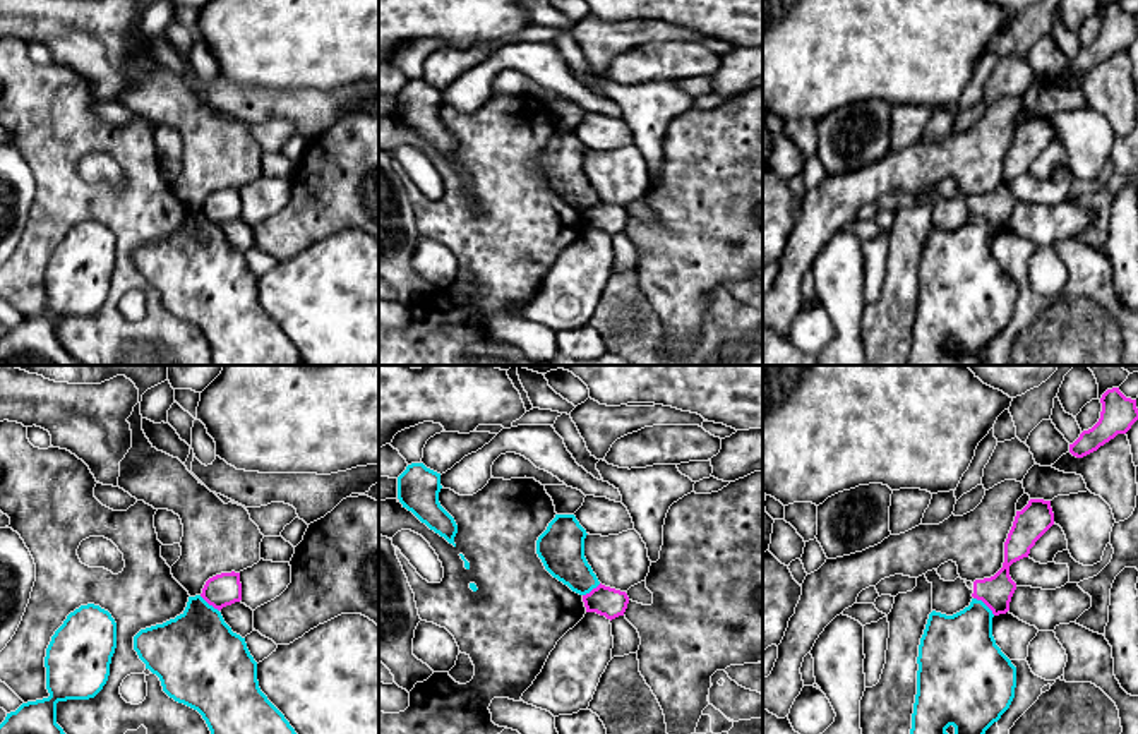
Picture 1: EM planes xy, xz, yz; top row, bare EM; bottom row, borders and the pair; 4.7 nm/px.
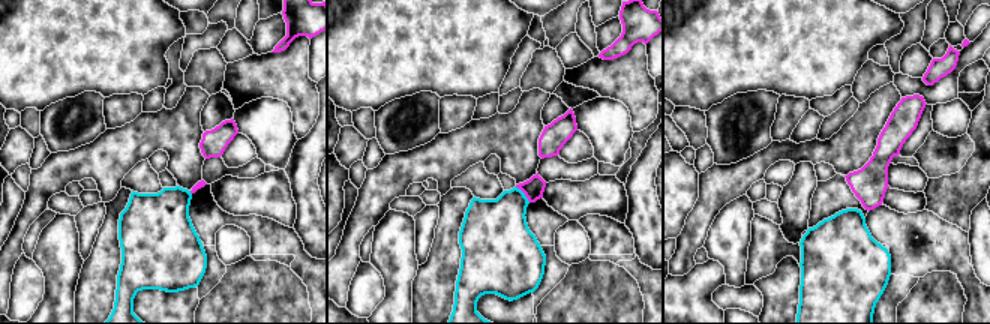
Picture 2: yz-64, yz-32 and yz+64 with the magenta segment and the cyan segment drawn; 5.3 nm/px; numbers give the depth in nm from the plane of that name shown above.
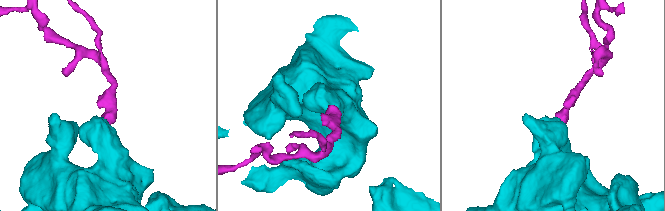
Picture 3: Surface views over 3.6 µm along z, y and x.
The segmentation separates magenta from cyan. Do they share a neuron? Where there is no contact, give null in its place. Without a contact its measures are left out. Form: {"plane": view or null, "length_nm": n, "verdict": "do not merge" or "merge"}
{"plane": "yz", "length_nm": 130, "verdict": "do not merge"}

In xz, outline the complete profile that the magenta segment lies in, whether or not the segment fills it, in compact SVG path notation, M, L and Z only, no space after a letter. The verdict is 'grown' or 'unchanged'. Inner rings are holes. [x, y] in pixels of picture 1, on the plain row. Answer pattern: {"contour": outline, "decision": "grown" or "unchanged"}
{"contour": "M600 199L590 209L583 211L583 218L586 228L596 228L612 237L619 232L624 232L629 220L629 213L626 208Z", "decision": "unchanged"}

